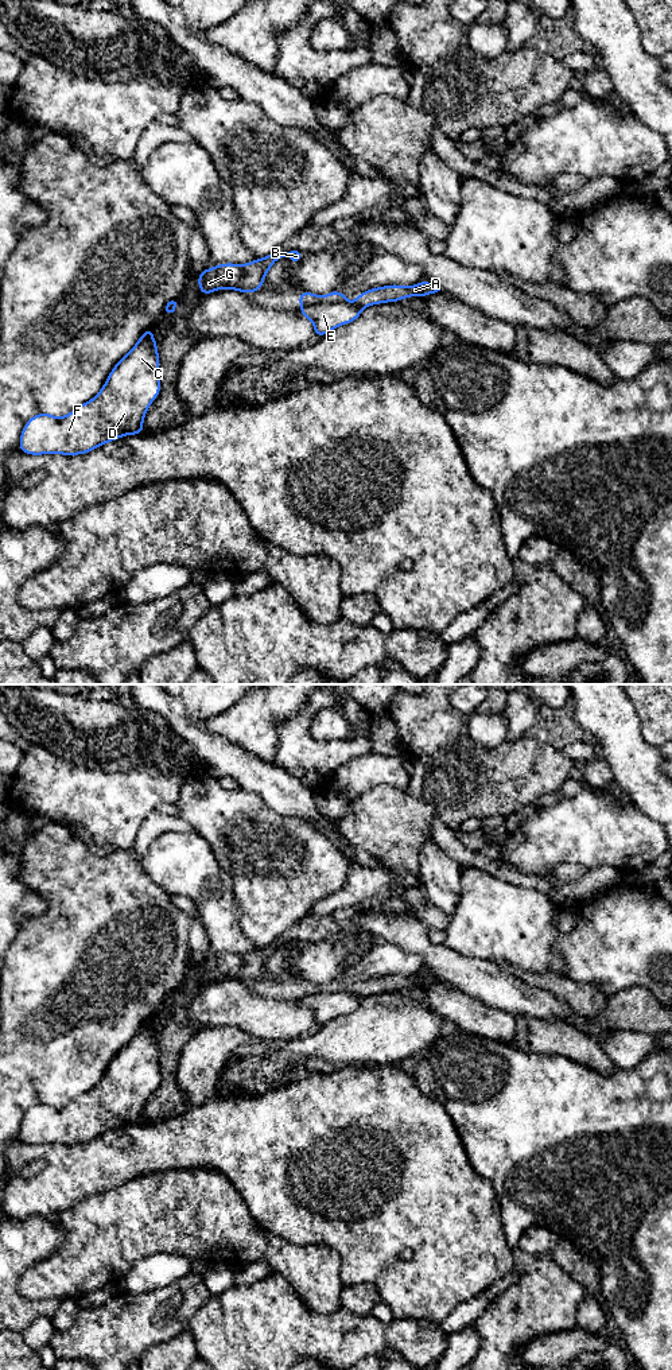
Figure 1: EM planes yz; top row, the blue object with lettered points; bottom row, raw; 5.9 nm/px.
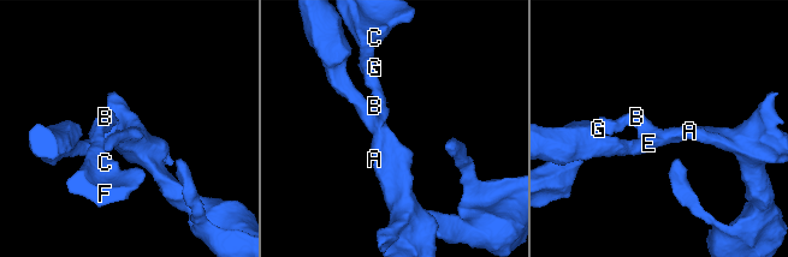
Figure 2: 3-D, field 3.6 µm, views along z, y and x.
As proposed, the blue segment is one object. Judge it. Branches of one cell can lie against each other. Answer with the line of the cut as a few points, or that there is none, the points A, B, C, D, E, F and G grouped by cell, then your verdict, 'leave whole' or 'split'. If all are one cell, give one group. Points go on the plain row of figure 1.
yz (344, 989), (314, 992), (302, 998) | A B C D F G / E | split

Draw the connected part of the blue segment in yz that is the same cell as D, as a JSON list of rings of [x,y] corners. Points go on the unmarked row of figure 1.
[[[148,1017],[92,1090],[63,1107],[34,1105],[22,1121],[19,1140],[30,1145],[77,1145],[129,1123],[144,1125],[145,1102],[159,1083],[158,1033]]]

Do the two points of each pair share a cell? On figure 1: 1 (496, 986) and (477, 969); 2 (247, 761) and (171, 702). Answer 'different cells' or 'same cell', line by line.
1: same cell
2: same cell

